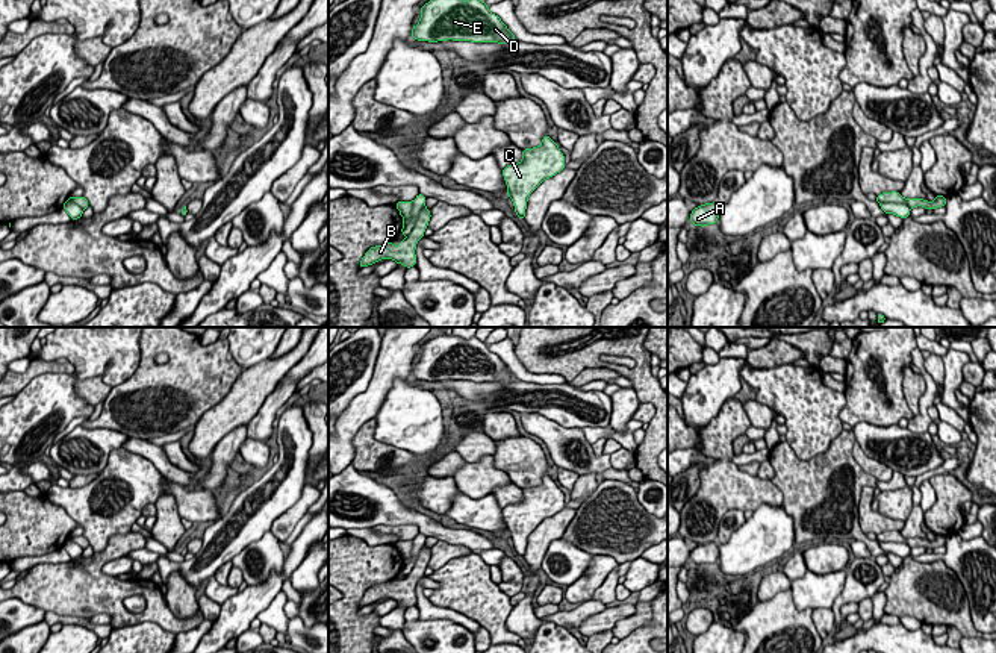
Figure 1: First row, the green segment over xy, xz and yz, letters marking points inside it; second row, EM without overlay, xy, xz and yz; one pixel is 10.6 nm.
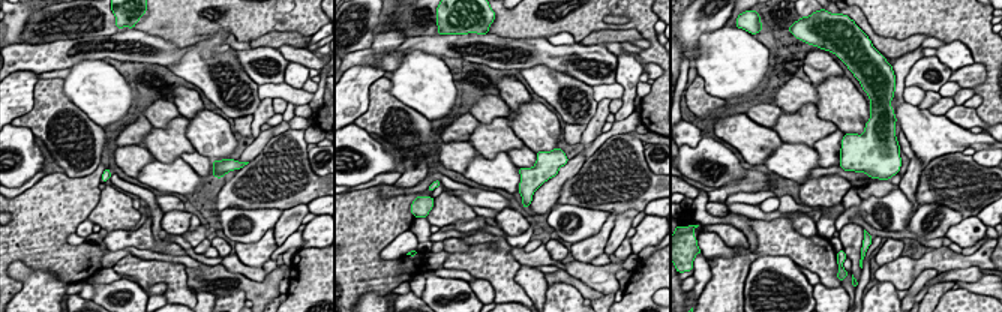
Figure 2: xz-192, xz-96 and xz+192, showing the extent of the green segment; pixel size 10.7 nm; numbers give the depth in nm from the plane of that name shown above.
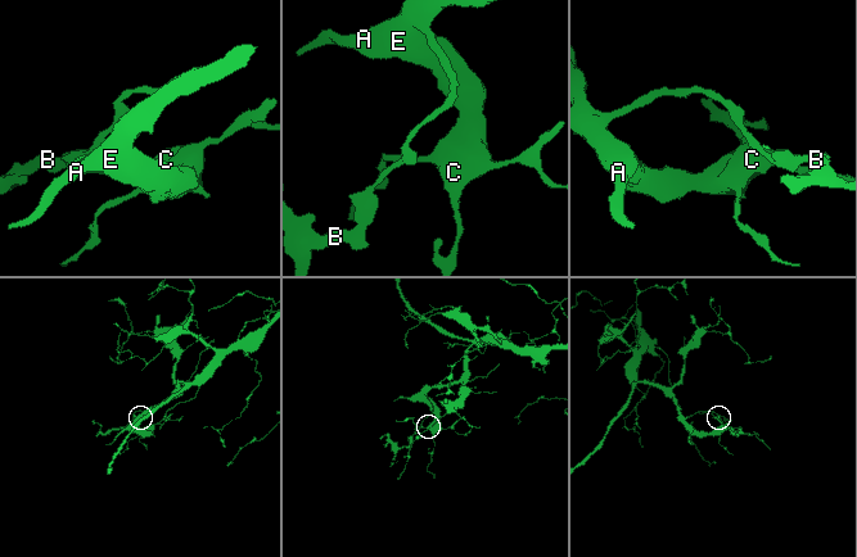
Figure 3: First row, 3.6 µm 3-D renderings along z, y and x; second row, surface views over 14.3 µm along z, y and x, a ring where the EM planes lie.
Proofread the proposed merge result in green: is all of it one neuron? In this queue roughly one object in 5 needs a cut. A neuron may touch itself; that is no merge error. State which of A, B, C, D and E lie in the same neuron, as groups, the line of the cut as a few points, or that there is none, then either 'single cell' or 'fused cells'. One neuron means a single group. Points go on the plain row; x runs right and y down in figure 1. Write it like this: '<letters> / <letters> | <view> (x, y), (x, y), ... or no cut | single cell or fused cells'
A C D E / B | xz (413, 541), (413, 567), (406, 574) | fused cells

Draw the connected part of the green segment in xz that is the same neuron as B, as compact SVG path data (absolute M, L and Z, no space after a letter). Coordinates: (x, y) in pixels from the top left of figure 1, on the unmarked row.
M422 547L415 559L413 570L407 574L406 579L403 579L398 585L394 582L386 582L381 585L371 586L366 589L365 595L362 597L359 606L368 606L380 598L392 598L397 603L403 603L406 608L416 605L416 583L424 576L424 571L430 561L430 550L428 547Z

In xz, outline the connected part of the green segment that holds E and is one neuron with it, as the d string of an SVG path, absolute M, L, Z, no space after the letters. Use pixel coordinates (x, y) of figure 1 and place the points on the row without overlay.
M440 335L421 347L421 359L412 367L418 380L471 380L471 382L515 382L515 374L501 358L487 348L477 336L463 339Z

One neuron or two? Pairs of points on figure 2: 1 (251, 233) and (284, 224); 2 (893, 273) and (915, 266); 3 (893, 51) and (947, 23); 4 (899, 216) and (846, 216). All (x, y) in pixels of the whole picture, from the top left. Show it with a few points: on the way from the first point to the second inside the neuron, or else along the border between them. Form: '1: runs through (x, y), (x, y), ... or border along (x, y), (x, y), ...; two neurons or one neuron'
1: border along (282, 210), (273, 228); two neurons
2: runs through (899, 272), (909, 269); one neuron
3: border along (929, 36), (890, 38); two neurons
4: runs through (885, 206), (860, 212); one neuron

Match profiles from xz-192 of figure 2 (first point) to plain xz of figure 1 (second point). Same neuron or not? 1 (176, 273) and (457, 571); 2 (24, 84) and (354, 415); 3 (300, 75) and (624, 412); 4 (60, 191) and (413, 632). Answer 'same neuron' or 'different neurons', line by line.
1: same neuron
2: same neuron
3: same neuron
4: different neurons

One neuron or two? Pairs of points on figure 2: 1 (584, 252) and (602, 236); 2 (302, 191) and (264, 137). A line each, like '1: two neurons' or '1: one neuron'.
1: one neuron
2: two neurons

